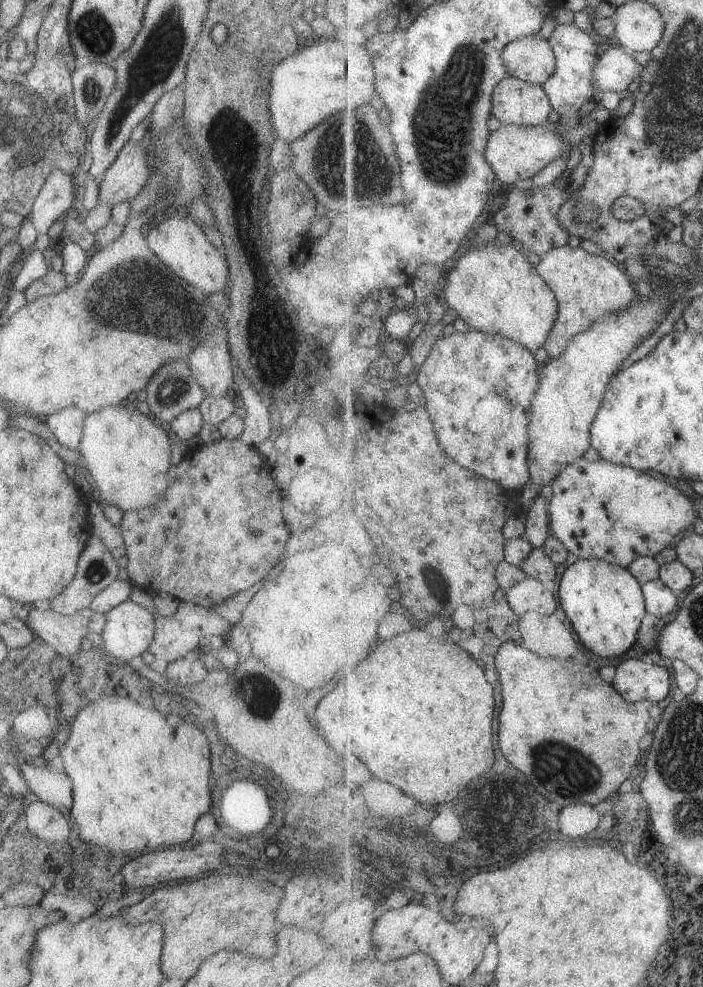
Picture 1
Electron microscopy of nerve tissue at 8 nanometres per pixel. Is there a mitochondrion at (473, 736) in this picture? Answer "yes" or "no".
no

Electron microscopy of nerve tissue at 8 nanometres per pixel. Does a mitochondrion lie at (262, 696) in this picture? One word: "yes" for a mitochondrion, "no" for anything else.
yes

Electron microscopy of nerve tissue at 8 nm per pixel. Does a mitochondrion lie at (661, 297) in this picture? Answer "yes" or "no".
no

